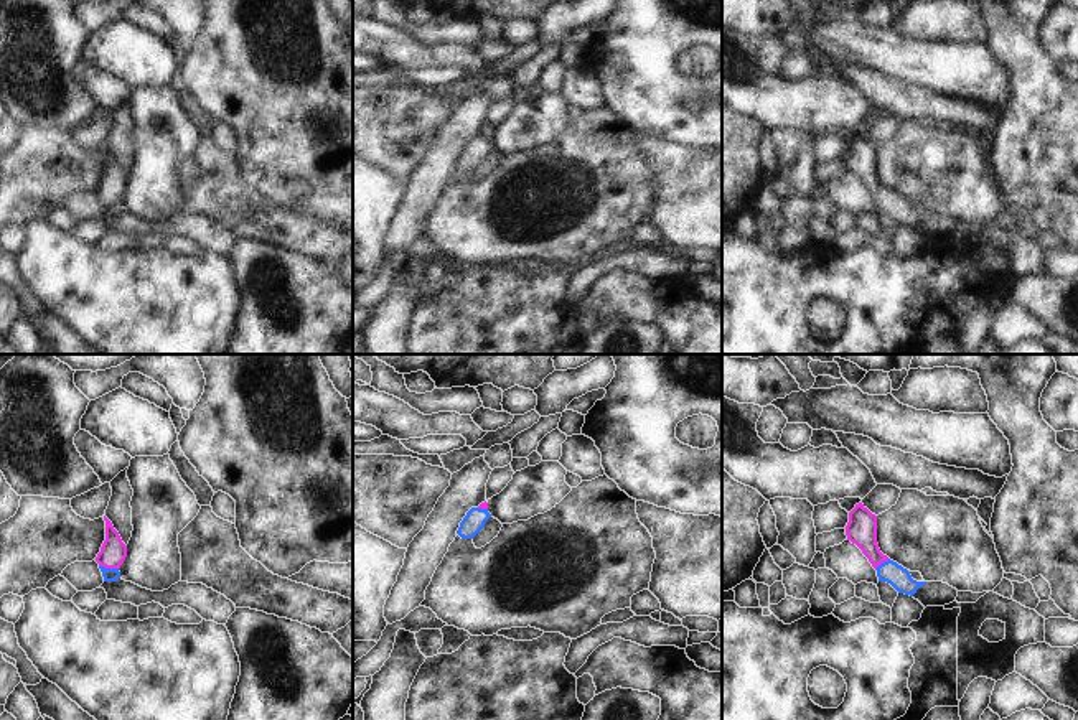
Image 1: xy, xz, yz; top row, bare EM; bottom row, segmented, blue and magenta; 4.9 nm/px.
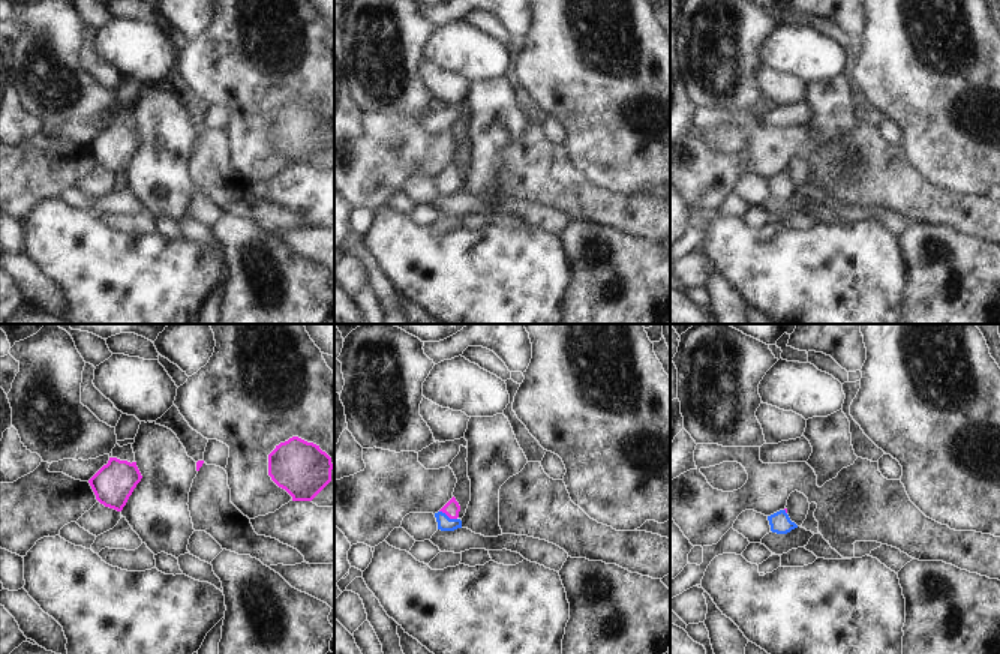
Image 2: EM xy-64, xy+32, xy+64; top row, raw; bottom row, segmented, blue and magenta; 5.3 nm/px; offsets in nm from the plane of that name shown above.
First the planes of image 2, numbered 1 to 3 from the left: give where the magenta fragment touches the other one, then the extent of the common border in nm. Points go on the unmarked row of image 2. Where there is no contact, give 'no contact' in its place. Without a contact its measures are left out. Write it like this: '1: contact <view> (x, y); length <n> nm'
1: no contact
2: contact xy+32 (447, 180); length 110 nm
3: contact xy+64 (784, 176); length 30 nm

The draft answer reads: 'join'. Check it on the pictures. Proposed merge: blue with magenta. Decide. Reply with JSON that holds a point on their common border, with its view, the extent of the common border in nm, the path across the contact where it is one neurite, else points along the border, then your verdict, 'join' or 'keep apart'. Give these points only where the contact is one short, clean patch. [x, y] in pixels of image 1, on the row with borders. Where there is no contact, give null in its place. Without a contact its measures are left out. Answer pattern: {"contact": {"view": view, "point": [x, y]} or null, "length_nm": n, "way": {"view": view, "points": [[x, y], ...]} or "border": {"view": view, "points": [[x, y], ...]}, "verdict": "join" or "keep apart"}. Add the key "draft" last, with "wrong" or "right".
{"contact": {"view": "xy", "point": [109, 569]}, "length_nm": 100, "way": {"view": "xy", "points": [[109, 574], [109, 569], [112, 552]]}, "verdict": "join", "draft": "right"}

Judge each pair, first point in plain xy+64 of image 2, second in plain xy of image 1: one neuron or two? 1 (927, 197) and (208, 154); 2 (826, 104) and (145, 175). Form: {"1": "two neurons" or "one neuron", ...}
{"1": "one neuron", "2": "one neuron"}

